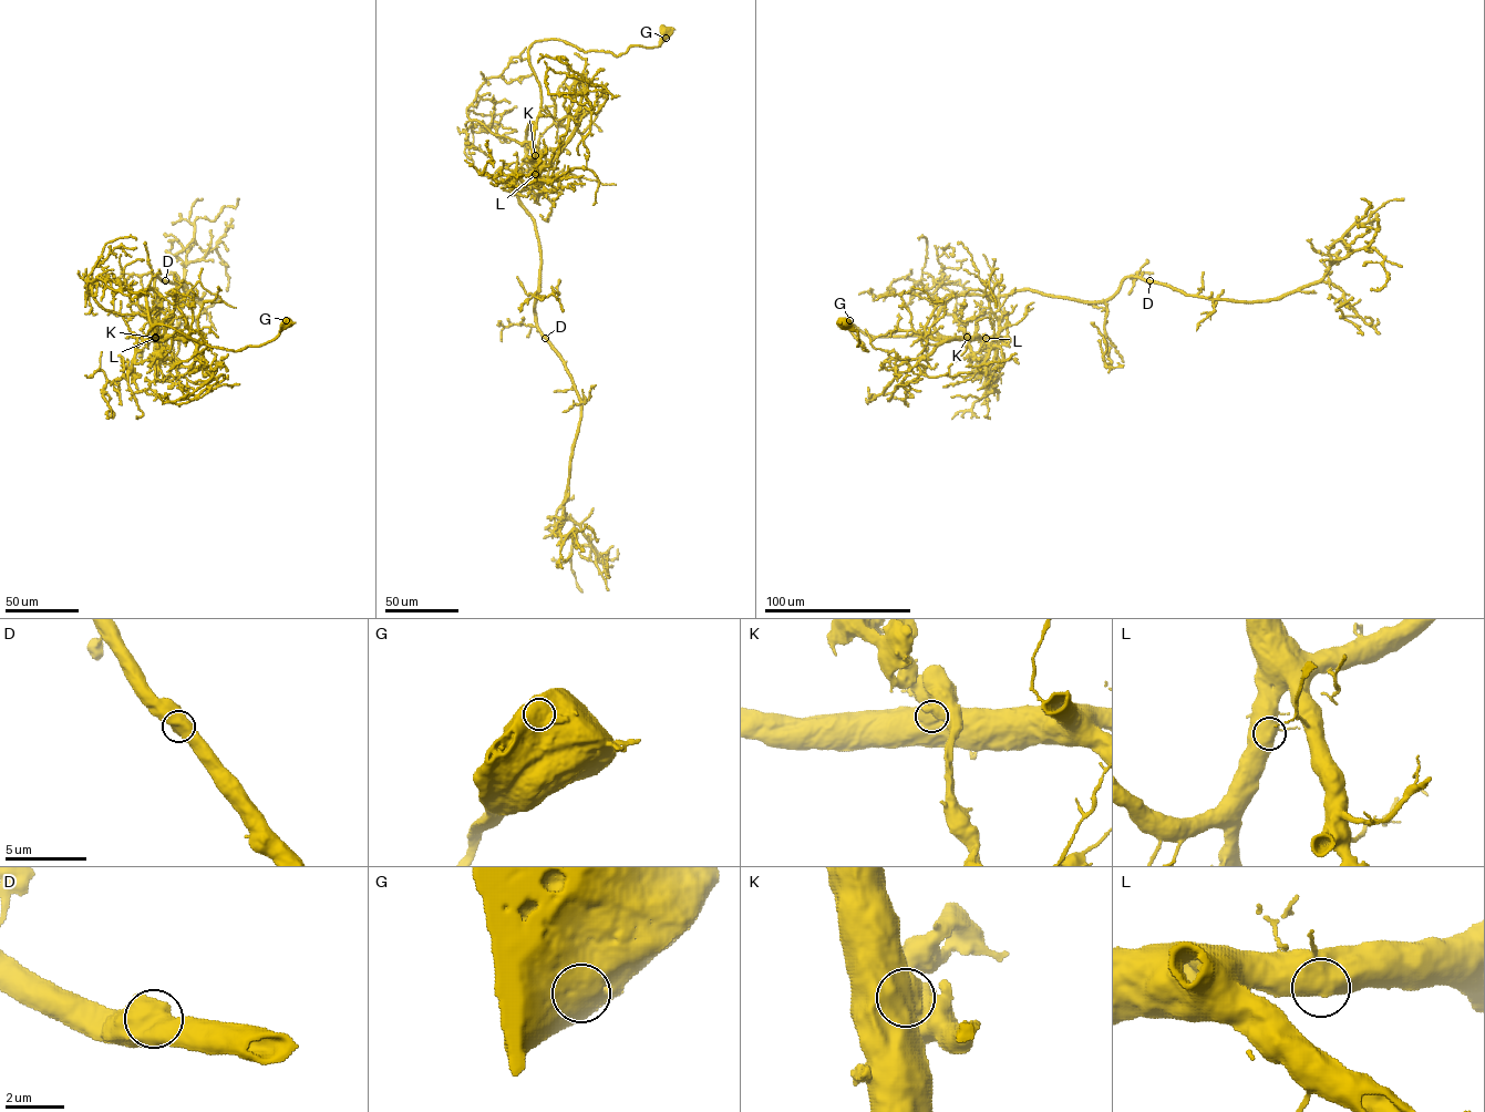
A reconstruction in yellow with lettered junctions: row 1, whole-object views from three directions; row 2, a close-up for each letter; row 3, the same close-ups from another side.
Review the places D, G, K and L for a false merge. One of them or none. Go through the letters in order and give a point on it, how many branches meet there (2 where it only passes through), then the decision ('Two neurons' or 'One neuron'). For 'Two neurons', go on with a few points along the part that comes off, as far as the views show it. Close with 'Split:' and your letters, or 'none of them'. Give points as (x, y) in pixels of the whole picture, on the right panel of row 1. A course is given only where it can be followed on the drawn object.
D: Place: (1150, 280). Branches: 1. One neuron
G: Place: (849, 320). Branches: 1. One neuron
K: Place: (967, 337). Branches: 1. Two neurons. Course of the part to remove: (967, 337), (955, 313), (939, 311), (918, 281), (898, 278), (878, 296), (868, 292), (870, 289)
L: Place: (986, 338). Branches: 1. One neuron
Split: K

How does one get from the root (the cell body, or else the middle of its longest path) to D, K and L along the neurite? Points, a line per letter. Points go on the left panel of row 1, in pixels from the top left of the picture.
D: (286, 323), (237, 351), (150, 336), (136, 297), (160, 301), (165, 280)
K: (286, 323), (274, 339), (237, 351), (210, 347), (165, 326), (148, 330), (150, 336), (161, 336), (154, 337)
L: (286, 323), (274, 339), (237, 351), (210, 347), (165, 326), (148, 330), (150, 336), (161, 336), (155, 338)

